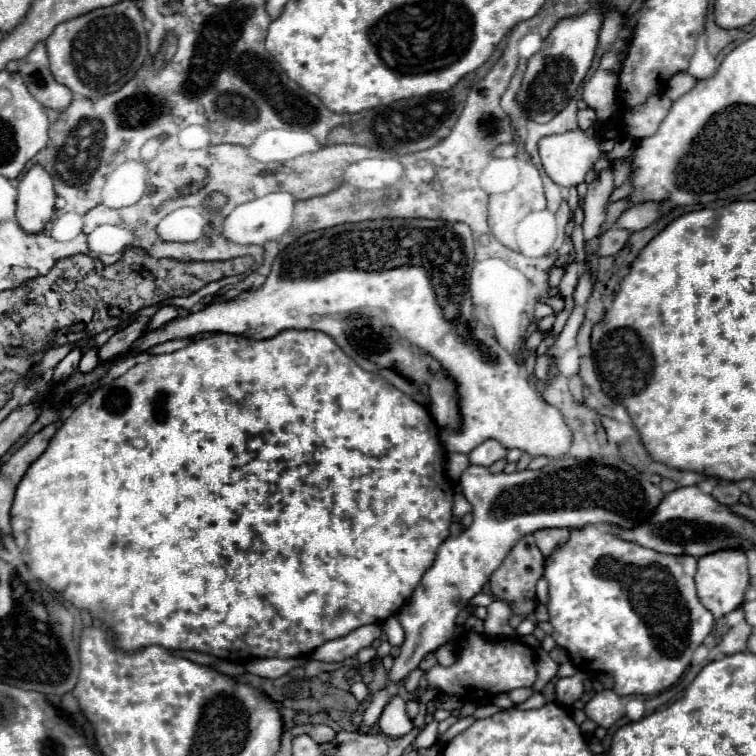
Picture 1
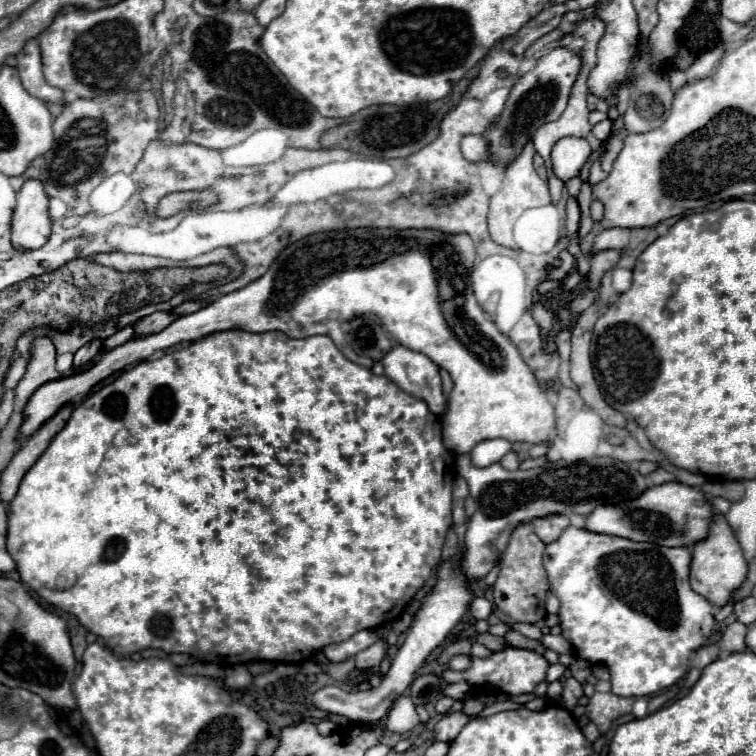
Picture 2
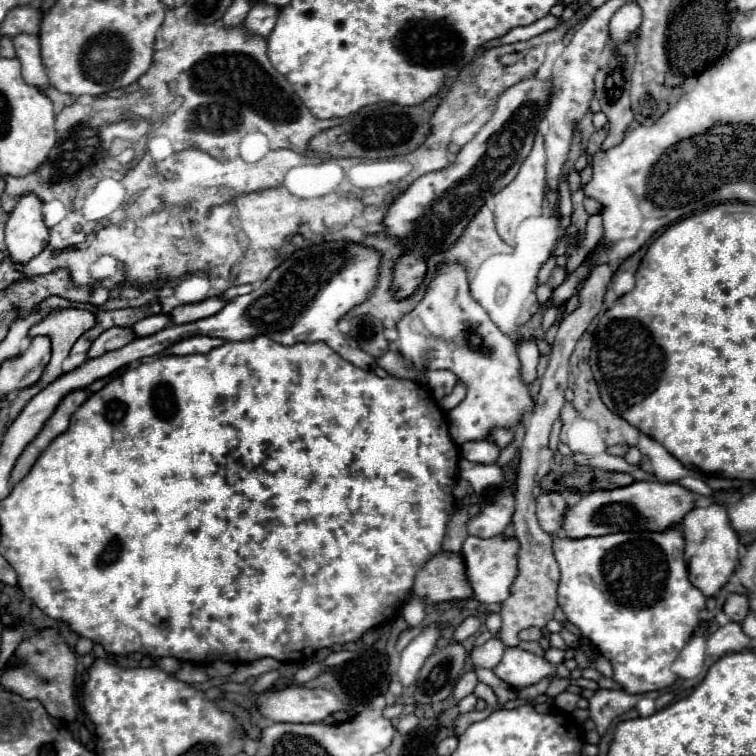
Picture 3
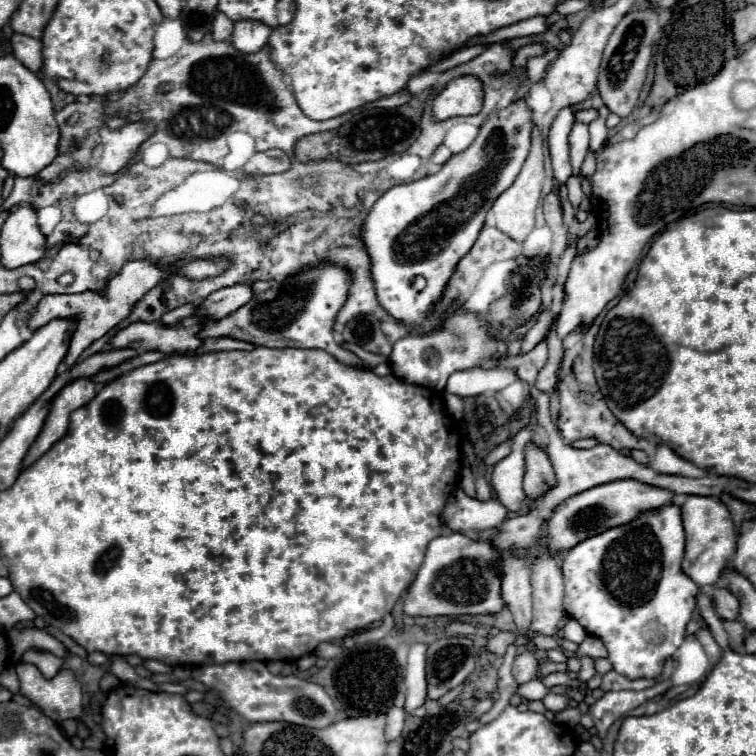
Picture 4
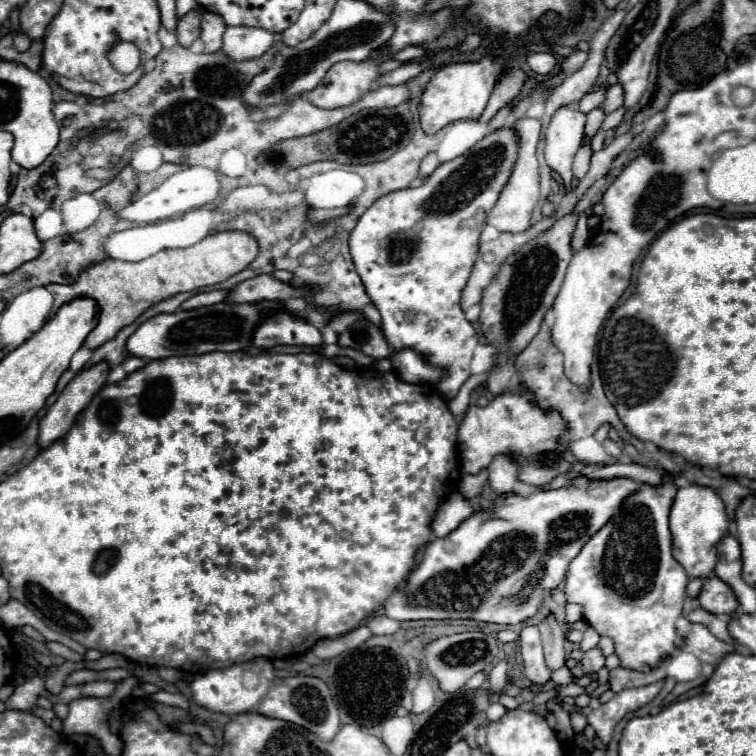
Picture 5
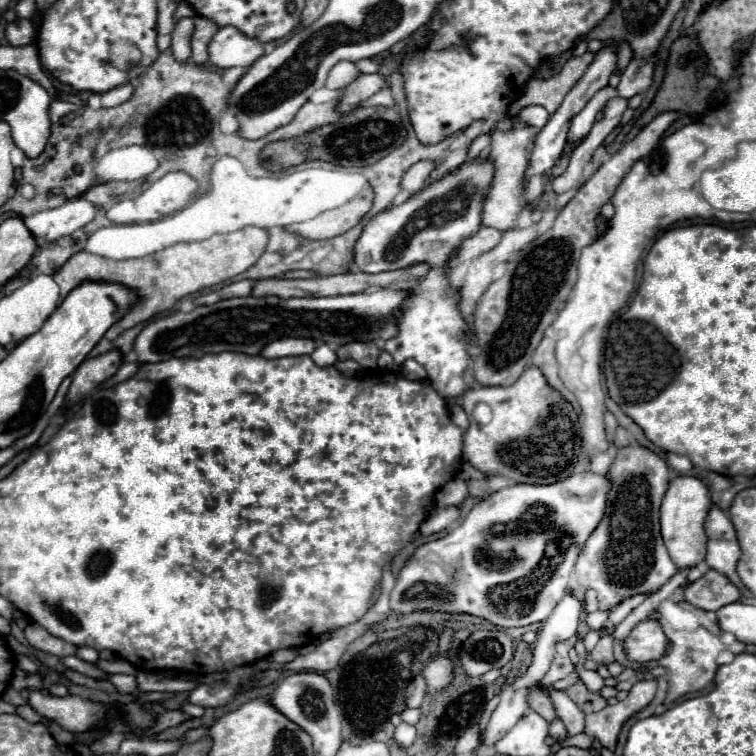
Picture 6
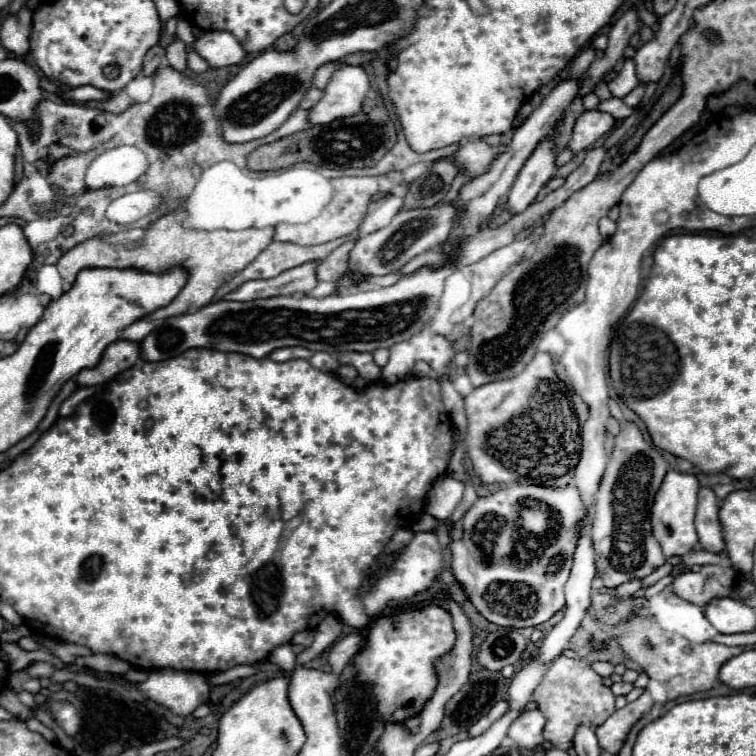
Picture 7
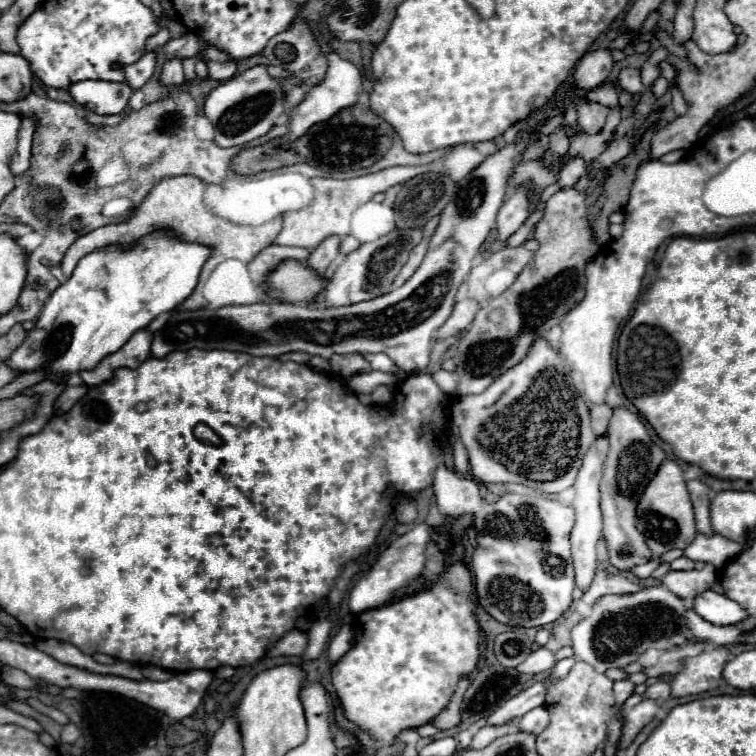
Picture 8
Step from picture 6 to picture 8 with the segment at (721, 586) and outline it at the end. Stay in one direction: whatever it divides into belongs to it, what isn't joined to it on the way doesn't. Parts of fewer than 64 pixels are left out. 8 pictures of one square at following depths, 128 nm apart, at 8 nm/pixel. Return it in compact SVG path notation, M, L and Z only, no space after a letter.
M706 564L702 570L688 570L688 572L670 570L662 576L662 584L670 592L688 600L692 600L694 596L698 596L708 588L714 588L716 582L718 582L718 570L712 564Z

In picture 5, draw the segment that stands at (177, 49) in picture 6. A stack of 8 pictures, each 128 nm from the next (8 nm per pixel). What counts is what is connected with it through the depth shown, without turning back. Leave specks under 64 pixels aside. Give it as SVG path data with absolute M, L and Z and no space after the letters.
M198 10L188 12L184 18L178 20L176 36L178 36L180 46L184 48L188 48L200 36L200 12Z

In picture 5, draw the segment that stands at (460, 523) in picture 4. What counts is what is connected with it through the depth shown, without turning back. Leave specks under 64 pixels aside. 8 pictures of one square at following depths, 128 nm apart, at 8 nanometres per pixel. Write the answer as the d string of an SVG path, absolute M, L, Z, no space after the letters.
M452 494L450 498L446 498L438 506L438 512L436 512L434 520L432 520L432 532L434 532L434 536L440 538L440 536L450 534L472 512L474 512L474 508L466 502L466 498L462 494Z

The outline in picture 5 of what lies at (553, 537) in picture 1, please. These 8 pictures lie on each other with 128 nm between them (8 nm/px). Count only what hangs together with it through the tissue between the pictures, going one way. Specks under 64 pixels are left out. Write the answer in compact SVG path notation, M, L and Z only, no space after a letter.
M518 382L504 394L494 396L486 406L470 406L458 428L458 452L460 466L466 474L478 474L488 468L494 456L504 454L518 464L518 478L530 486L546 486L562 472L568 472L574 462L574 454L562 444L562 436L568 426L556 408L542 408L534 392Z

